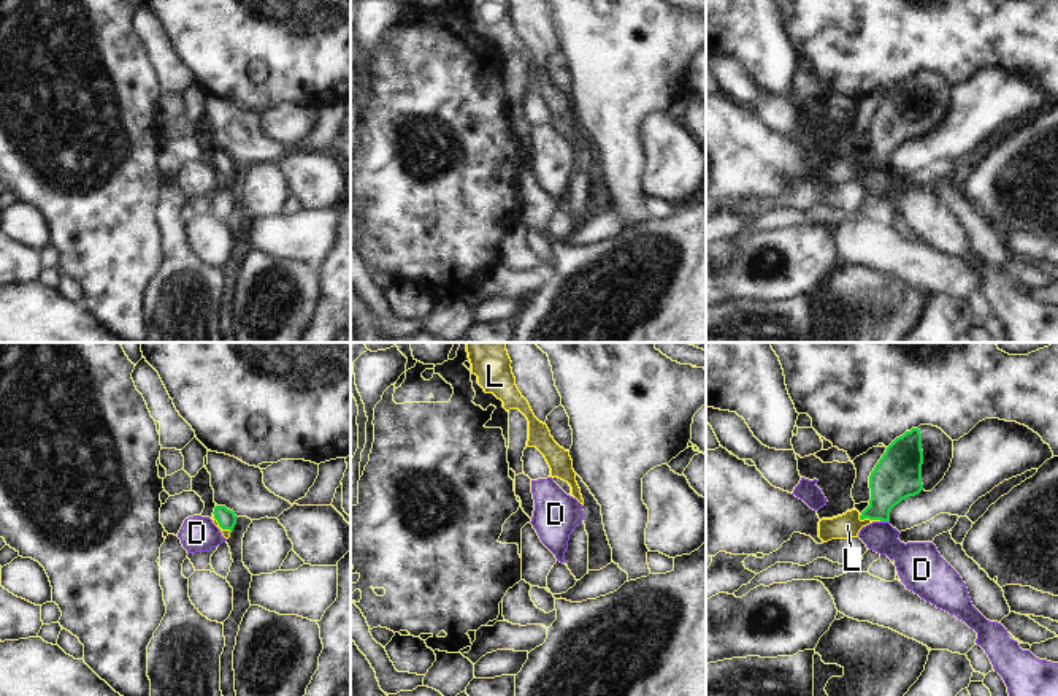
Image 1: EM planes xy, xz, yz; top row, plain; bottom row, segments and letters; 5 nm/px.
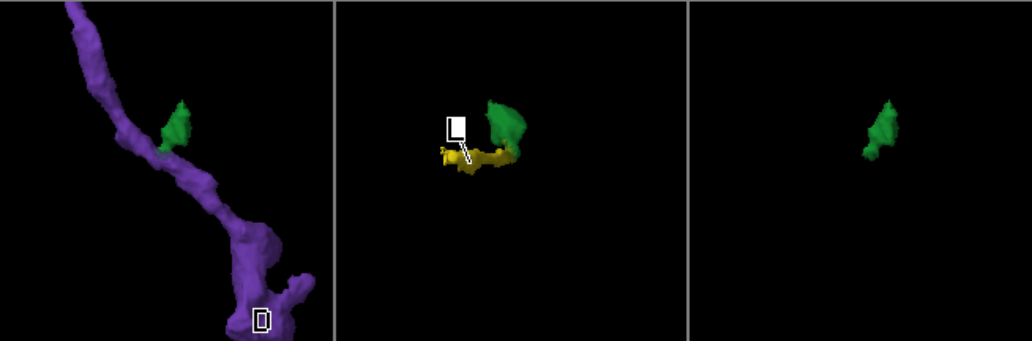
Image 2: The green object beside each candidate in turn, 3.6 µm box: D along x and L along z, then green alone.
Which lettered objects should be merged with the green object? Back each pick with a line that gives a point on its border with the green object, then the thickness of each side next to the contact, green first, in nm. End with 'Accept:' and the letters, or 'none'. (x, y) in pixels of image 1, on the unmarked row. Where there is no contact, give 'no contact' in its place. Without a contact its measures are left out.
L: yz (870, 164) | 240/130 nm
Accept: L

